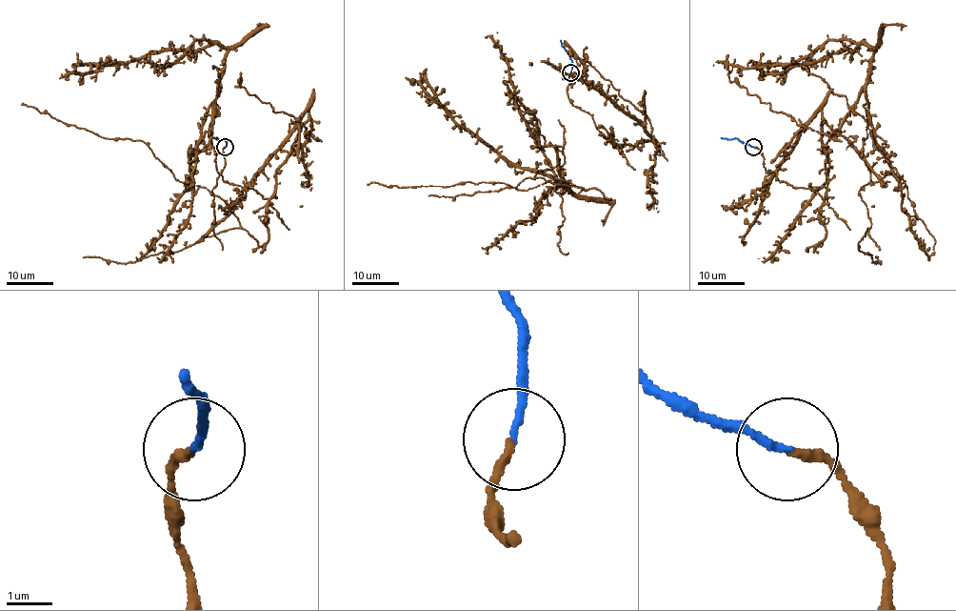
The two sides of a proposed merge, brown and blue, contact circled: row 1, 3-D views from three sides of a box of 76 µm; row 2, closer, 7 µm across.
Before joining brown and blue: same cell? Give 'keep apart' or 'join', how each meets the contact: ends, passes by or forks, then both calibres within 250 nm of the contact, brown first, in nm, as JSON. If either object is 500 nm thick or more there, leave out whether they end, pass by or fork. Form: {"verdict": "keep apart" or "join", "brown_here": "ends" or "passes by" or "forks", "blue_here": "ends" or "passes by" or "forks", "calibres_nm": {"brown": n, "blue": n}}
{"verdict": "join", "brown_here": "ends", "blue_here": "ends", "calibres_nm": {"brown": 180, "blue": 150}}

